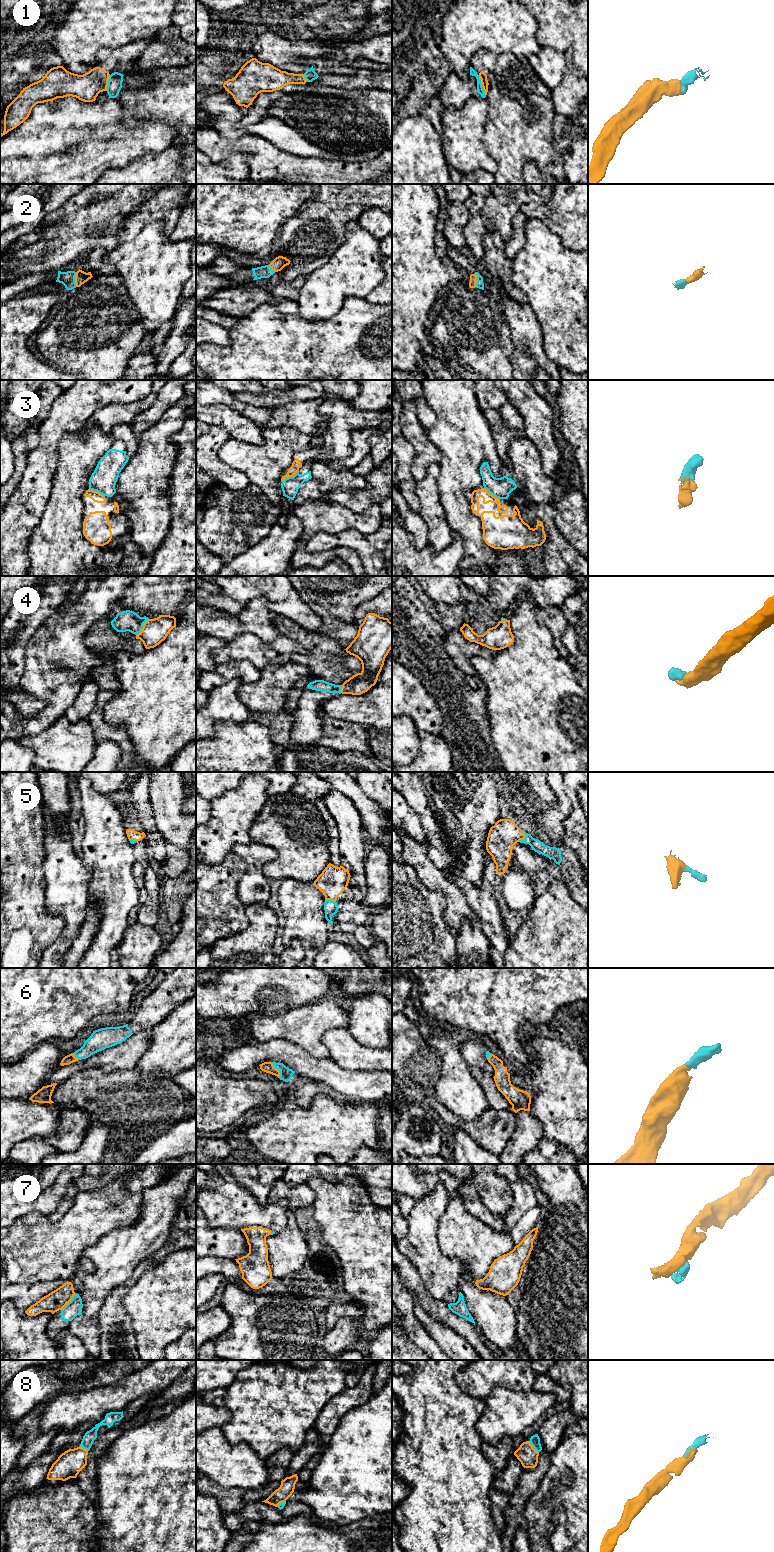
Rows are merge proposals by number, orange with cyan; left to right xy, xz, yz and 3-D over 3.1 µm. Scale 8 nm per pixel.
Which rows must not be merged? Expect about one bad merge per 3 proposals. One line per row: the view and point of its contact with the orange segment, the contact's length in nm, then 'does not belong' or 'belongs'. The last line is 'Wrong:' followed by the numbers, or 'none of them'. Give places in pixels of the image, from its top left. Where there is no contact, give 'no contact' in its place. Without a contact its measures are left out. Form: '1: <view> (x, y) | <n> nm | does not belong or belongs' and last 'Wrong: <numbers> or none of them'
1: yz (482, 86) | 190 nm | does not belong
2: xy (75, 279) | 120 nm | belongs
3: xz (290, 476) | 170 nm | does not belong
4: xy (143, 627) | 170 nm | belongs
5: yz (525, 836) | 100 nm | belongs
6: xz (278, 1070) | 140 nm | belongs
7: xy (69, 1301) | 180 nm | belongs
8: yz (532, 1447) | 120 nm | belongs
Wrong: 1, 3

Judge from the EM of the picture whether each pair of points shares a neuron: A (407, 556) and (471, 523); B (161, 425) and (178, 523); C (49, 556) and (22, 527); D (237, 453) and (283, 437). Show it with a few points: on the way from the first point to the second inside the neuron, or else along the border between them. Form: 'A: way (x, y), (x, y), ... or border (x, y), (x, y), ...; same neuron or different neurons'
A: border (452, 531), (455, 531), (461, 539), (463, 554); different neurons
B: border (176, 457), (173, 463), (169, 489); different neurons
C: border (41, 514), (40, 521), (29, 538), (28, 558); different neurons
D: way (249, 453), (268, 453), (272, 449); same neuron

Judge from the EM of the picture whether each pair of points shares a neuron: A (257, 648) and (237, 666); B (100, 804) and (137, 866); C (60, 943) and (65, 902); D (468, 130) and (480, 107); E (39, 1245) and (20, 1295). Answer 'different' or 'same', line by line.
A: different
B: different
C: same
D: same
E: same

